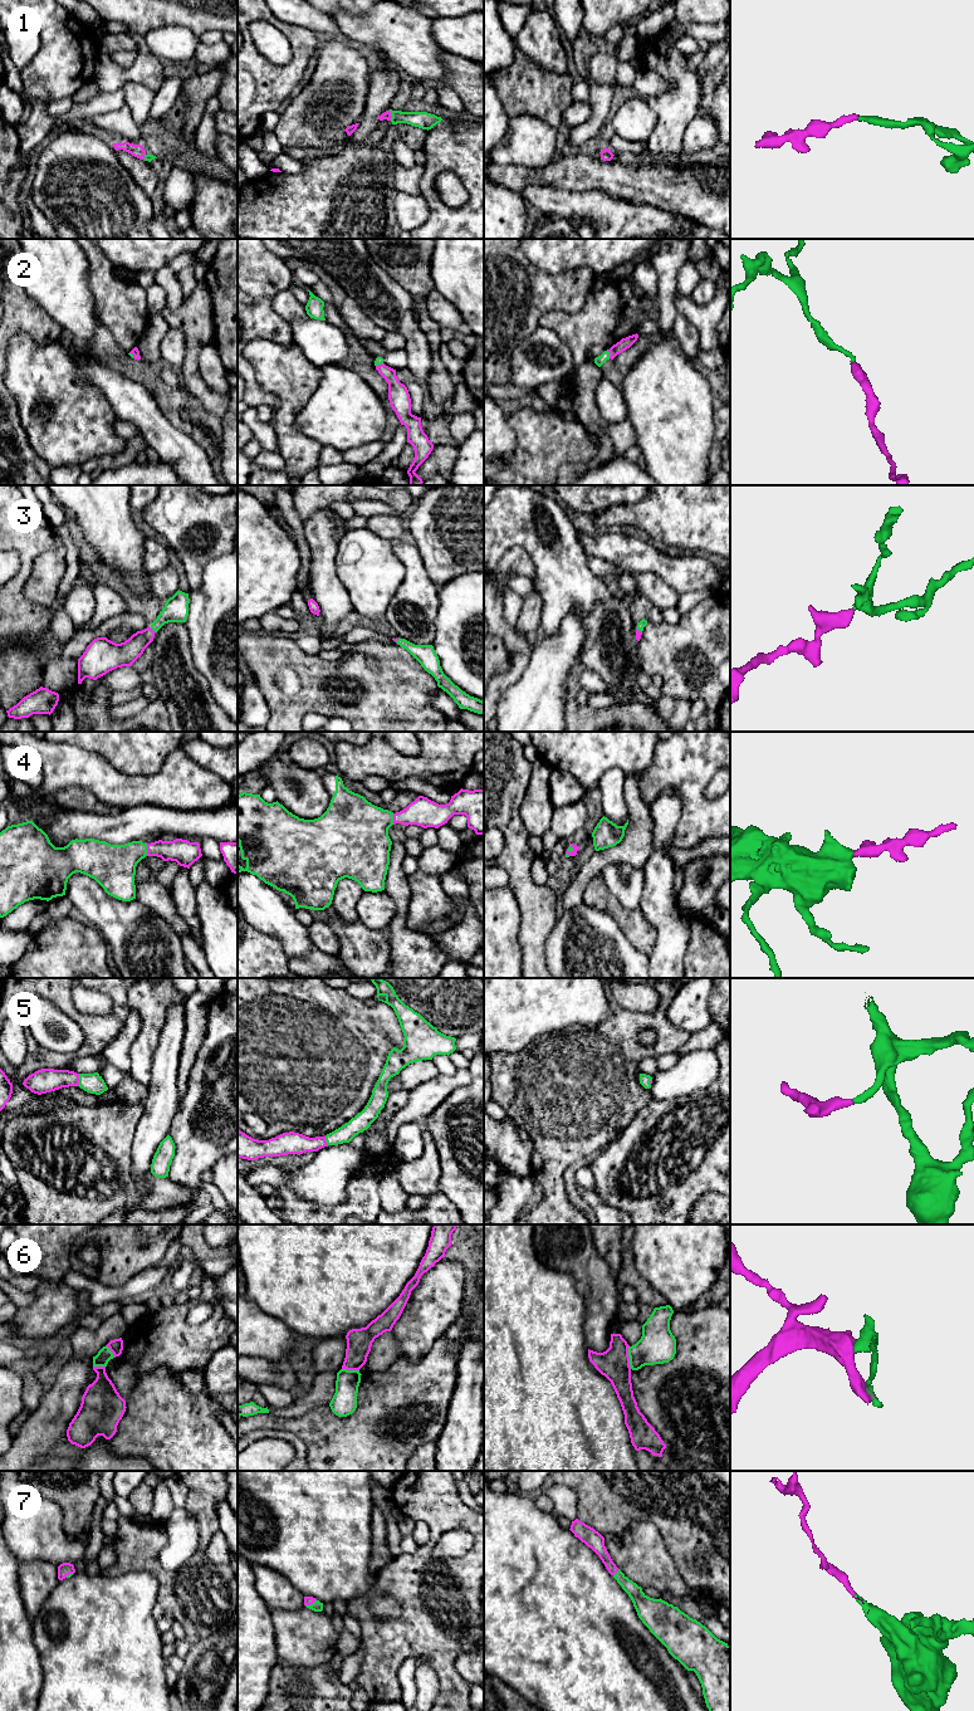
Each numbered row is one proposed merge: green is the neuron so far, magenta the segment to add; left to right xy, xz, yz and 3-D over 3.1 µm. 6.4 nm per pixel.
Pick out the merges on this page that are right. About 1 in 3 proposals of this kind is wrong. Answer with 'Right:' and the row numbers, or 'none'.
Right: 1, 2, 3, 4, 5, 7

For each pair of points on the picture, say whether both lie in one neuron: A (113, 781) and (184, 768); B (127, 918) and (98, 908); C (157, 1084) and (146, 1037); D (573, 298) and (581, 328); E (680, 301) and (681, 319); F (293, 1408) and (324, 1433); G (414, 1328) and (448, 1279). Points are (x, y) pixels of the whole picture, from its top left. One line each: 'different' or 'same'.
A: same
B: same
C: different
D: different
E: different
F: different
G: same

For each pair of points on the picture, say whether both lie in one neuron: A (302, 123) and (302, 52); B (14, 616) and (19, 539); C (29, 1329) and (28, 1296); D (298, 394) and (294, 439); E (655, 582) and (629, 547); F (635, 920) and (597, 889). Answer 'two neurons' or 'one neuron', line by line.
A: two neurons
B: one neuron
C: two neurons
D: one neuron
E: two neurons
F: one neuron

